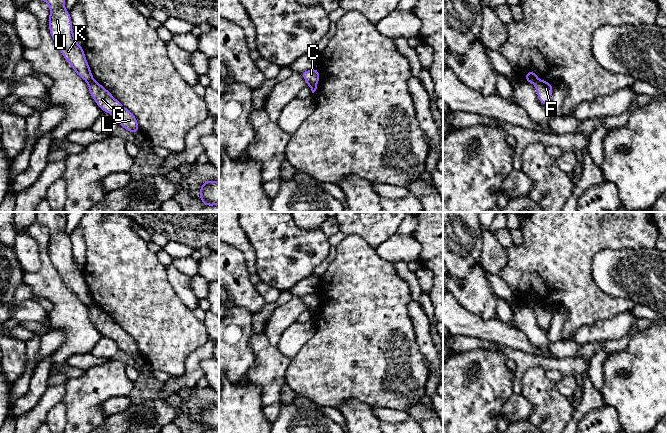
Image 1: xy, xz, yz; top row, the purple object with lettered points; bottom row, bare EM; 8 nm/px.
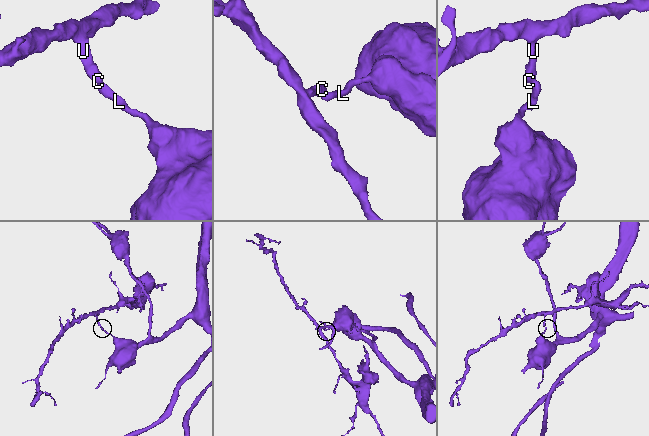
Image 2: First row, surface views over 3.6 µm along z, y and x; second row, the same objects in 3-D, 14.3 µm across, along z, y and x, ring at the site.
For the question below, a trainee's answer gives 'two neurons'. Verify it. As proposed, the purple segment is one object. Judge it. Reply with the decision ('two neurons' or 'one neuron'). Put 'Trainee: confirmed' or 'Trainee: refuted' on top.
Trainee: confirmed
two neurons

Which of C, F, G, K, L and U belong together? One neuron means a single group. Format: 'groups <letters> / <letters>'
groups C K U / F G L

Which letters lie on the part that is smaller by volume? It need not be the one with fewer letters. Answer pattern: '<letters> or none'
C, K, U

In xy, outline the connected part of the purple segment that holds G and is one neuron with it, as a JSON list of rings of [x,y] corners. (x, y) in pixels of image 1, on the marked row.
[[[93,80],[88,83],[89,93],[102,110],[107,112],[131,134],[140,131],[135,115],[124,107],[113,95],[97,81]]]

